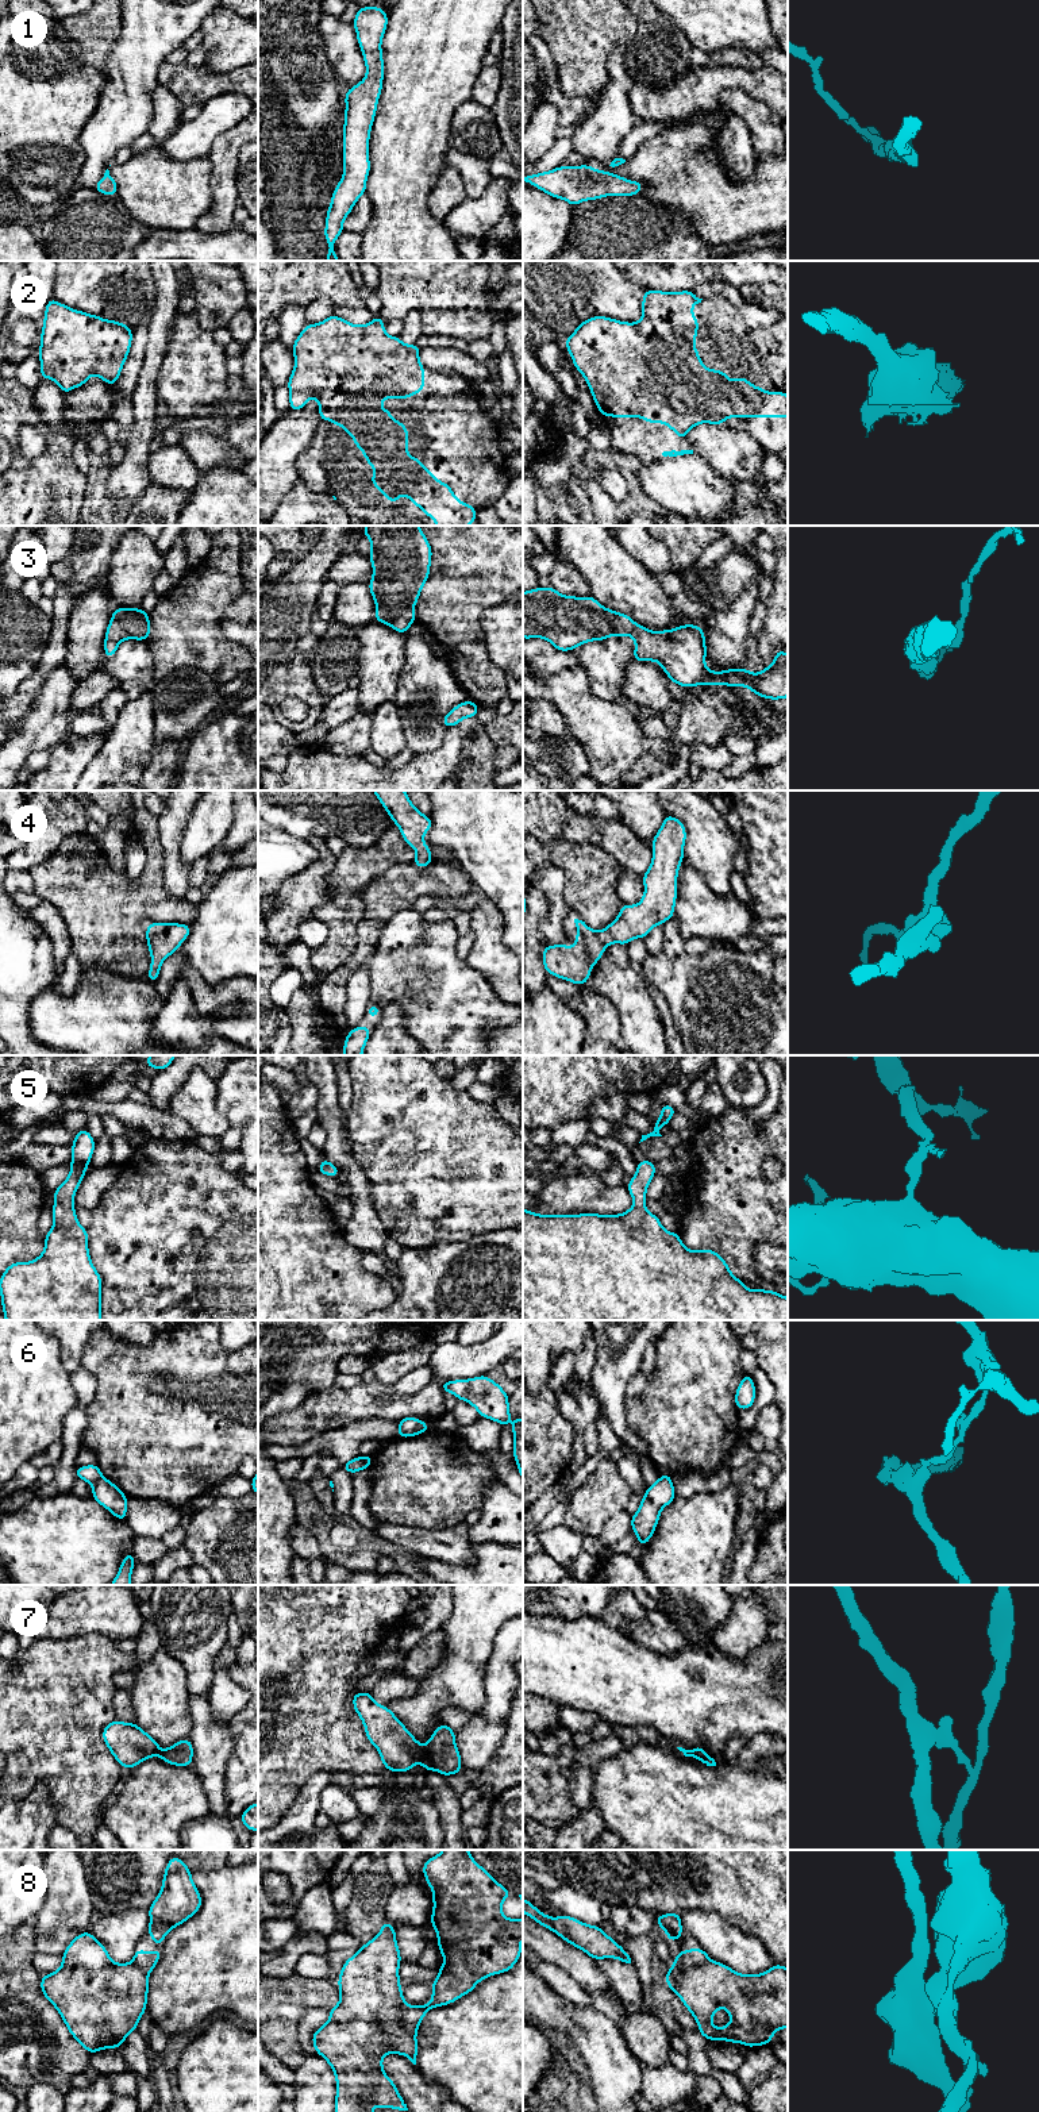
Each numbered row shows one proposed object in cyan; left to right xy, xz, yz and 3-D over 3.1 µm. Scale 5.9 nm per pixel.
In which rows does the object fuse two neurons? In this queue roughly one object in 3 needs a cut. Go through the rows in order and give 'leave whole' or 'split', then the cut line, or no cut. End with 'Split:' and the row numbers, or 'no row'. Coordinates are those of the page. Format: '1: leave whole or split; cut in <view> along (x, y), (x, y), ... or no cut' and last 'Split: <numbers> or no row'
1: leave whole; no cut
2: leave whole; no cut
3: leave whole; no cut
4: leave whole; no cut
5: leave whole; no cut
6: split; cut in xy along (102, 1476), (92, 1484)
7: split; cut in yz along (684, 1751), (703, 1753)
8: split; cut in xz along (406, 2004), (403, 2009), (404, 2030), (415, 2039)
Split: 6, 7, 8

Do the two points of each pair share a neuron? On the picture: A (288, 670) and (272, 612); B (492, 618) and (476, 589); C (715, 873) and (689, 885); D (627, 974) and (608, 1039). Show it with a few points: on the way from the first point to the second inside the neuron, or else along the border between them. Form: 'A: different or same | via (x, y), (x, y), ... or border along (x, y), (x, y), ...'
A: same | via (281, 656), (284, 627)
B: different | border along (508, 597), (488, 607), (481, 614), (481, 633)
C: different | border along (684, 860), (716, 895), (731, 895)
D: different | border along (595, 989), (614, 1006), (619, 1018), (620, 1041)

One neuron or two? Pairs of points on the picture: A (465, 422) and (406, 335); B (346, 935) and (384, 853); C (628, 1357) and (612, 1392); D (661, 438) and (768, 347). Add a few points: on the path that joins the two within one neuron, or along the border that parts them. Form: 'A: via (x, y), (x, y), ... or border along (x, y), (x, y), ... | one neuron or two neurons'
A: border along (397, 337), (404, 343), (415, 343) | two neurons
B: via (346, 915), (347, 889), (364, 873) | one neuron
C: via (620, 1365), (612, 1373), (612, 1384) | one neuron
D: via (688, 411), (728, 370), (741, 370) | one neuron

